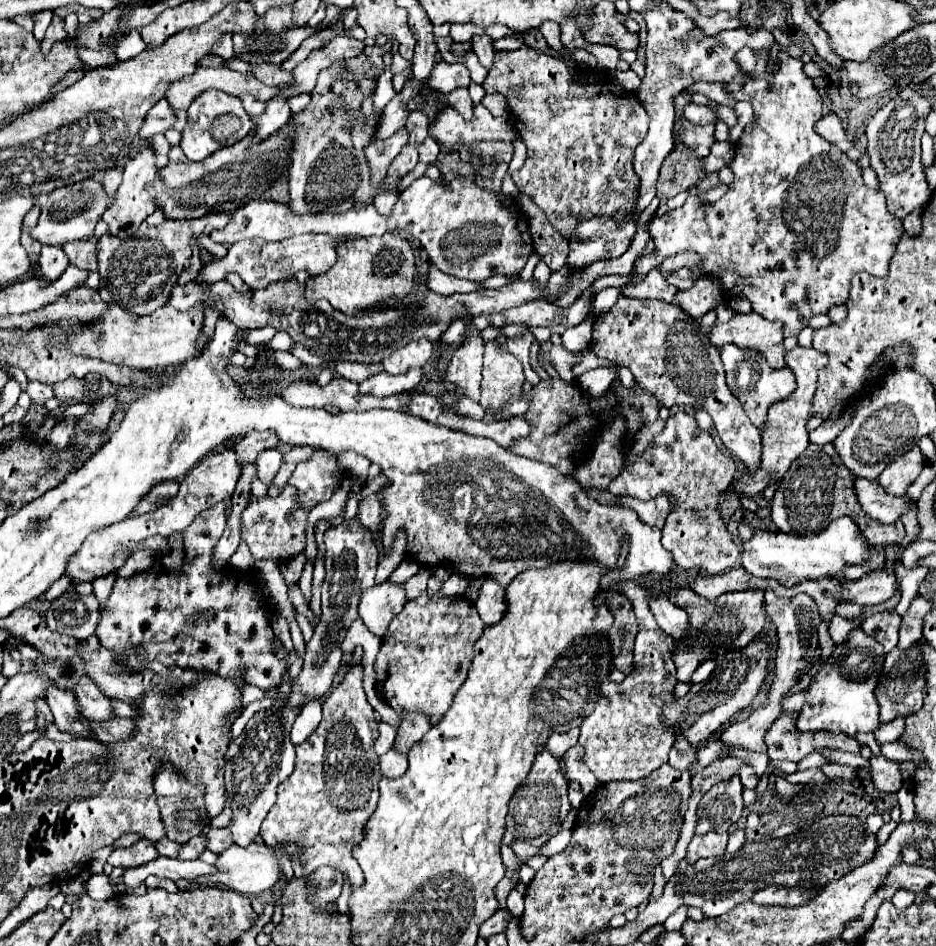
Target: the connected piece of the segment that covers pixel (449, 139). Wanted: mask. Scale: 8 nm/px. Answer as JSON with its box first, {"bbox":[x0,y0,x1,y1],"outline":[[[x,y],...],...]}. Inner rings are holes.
{"bbox":[429,105,515,151],"outline":[[[445,105],[443,111],[439,111],[439,119],[431,119],[429,123],[429,137],[433,137],[439,147],[445,151],[457,151],[459,147],[471,149],[477,141],[513,141],[515,139],[515,125],[509,117],[493,117],[483,105],[473,105],[473,119],[463,119],[461,113],[453,105]]]}

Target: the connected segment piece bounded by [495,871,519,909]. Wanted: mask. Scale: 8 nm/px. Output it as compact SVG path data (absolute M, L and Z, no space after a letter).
M507 871L505 877L495 887L495 897L499 901L500 908L506 909L506 900L511 891L519 882L519 875Z

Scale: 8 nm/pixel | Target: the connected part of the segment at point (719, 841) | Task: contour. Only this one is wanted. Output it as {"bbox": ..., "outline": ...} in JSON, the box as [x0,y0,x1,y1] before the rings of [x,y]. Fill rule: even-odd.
{"bbox":[685,831,729,865],"outline":[[[711,831],[711,833],[703,835],[703,837],[695,835],[691,839],[689,847],[687,847],[687,857],[685,859],[691,865],[691,863],[695,863],[701,857],[719,857],[719,855],[725,853],[727,839],[729,839],[727,833],[715,833],[715,831]]]}

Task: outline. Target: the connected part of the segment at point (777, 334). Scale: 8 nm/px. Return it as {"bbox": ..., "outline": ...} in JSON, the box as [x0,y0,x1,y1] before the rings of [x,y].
{"bbox":[711,313,785,369],"outline":[[[735,313],[729,323],[719,323],[711,329],[711,343],[721,347],[723,343],[737,343],[739,347],[759,349],[773,369],[785,367],[783,325],[771,323],[761,315]]]}

